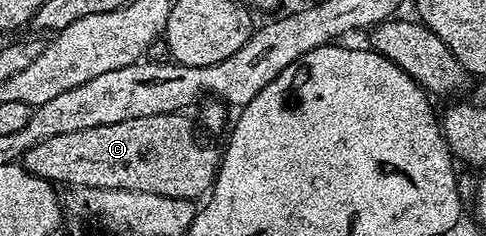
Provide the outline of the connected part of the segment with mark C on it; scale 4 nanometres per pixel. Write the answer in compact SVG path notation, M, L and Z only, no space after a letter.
M169 112L168 114L156 114L144 118L128 118L128 122L120 122L119 124L92 126L84 130L76 130L72 134L56 134L52 138L40 140L36 146L32 146L24 153L24 167L30 174L38 176L40 179L51 180L58 186L69 186L71 188L123 188L124 190L136 190L144 194L160 194L168 198L184 198L185 200L197 201L198 196L205 197L214 186L214 177L218 175L220 152L219 149L216 150L212 145L205 144L201 140L203 137L200 135L195 121L191 117L190 120L186 117L186 114Z

